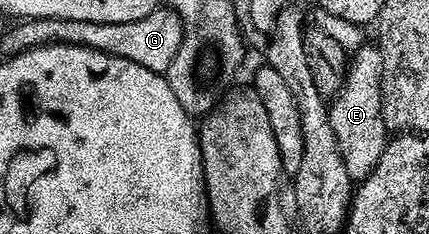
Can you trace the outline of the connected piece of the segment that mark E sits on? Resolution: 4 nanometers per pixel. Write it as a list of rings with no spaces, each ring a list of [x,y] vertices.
[[[364,44],[350,55],[343,87],[329,102],[329,124],[333,124],[333,136],[337,136],[341,160],[345,160],[345,172],[349,172],[353,180],[362,180],[371,175],[389,141],[389,131],[383,119],[382,79],[383,57],[378,45]]]

